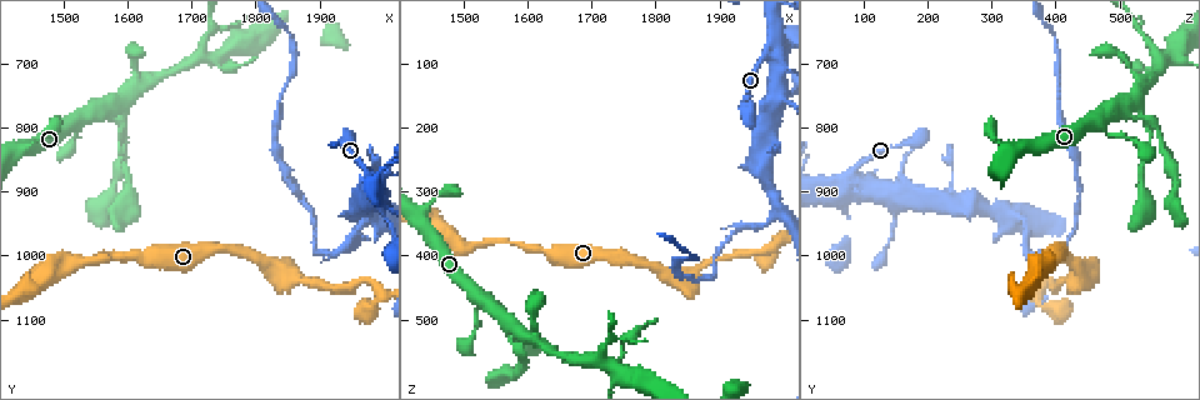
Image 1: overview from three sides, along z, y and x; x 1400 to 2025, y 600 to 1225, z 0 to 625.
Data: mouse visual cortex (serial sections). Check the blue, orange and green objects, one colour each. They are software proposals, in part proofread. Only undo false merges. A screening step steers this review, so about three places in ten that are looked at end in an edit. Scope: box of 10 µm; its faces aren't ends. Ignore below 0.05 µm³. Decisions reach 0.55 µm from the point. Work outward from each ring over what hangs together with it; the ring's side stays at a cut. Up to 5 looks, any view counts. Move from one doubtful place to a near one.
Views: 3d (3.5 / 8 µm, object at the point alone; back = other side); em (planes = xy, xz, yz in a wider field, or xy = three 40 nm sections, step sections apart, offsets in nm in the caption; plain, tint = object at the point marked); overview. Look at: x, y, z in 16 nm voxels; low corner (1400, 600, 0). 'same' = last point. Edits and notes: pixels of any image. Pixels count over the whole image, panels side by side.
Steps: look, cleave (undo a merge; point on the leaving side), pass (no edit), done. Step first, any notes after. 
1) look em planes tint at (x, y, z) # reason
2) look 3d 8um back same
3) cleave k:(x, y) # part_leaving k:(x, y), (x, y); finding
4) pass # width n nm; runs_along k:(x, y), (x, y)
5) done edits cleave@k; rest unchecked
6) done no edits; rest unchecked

look 3d 3.5um at (1595, 825, 550) # two arms in line, one across

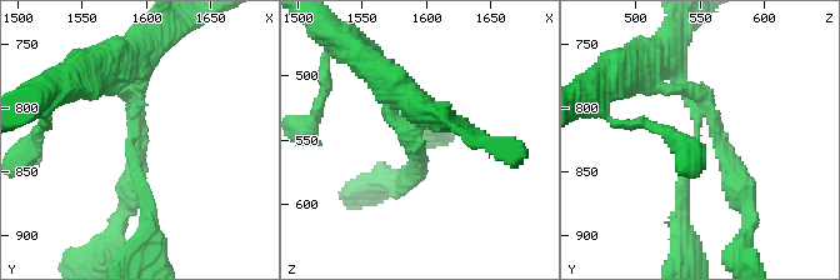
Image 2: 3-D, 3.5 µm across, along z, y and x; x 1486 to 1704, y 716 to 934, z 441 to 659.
look em xy step 2 tint at (1592, 820, 550) # shape alone is not enough

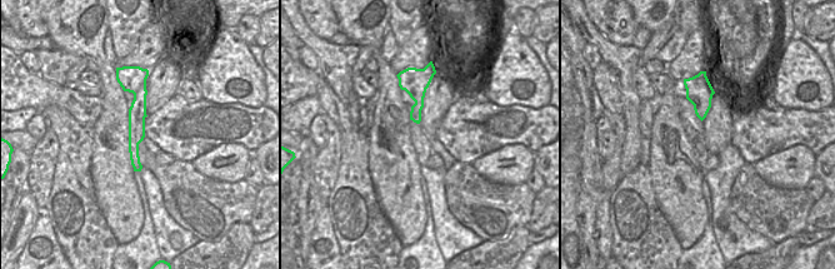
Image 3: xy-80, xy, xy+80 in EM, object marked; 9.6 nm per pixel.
pass # width 120 nm; runs_along 3:(136, 79), (134, 158), (138, 168); continuous, no second cell

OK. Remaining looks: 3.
look em xy step 5 tint at (1610, 715, 520) # narrows sharply

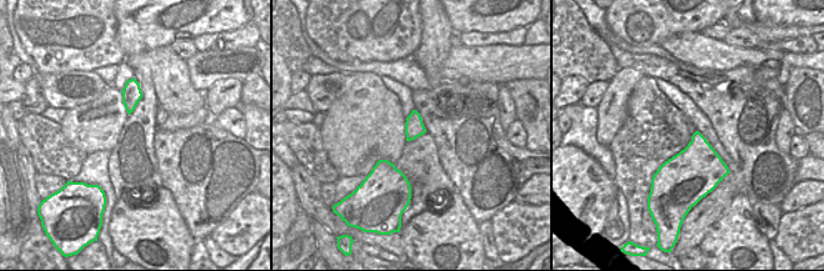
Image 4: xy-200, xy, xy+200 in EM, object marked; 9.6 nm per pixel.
look 3d 3.5um same

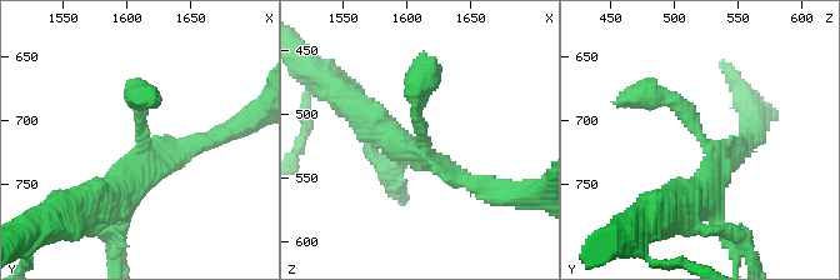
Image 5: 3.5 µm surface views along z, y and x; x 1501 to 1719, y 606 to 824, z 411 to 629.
pass # continuous, no second cell

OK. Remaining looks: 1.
done no edits; rest unchecked

